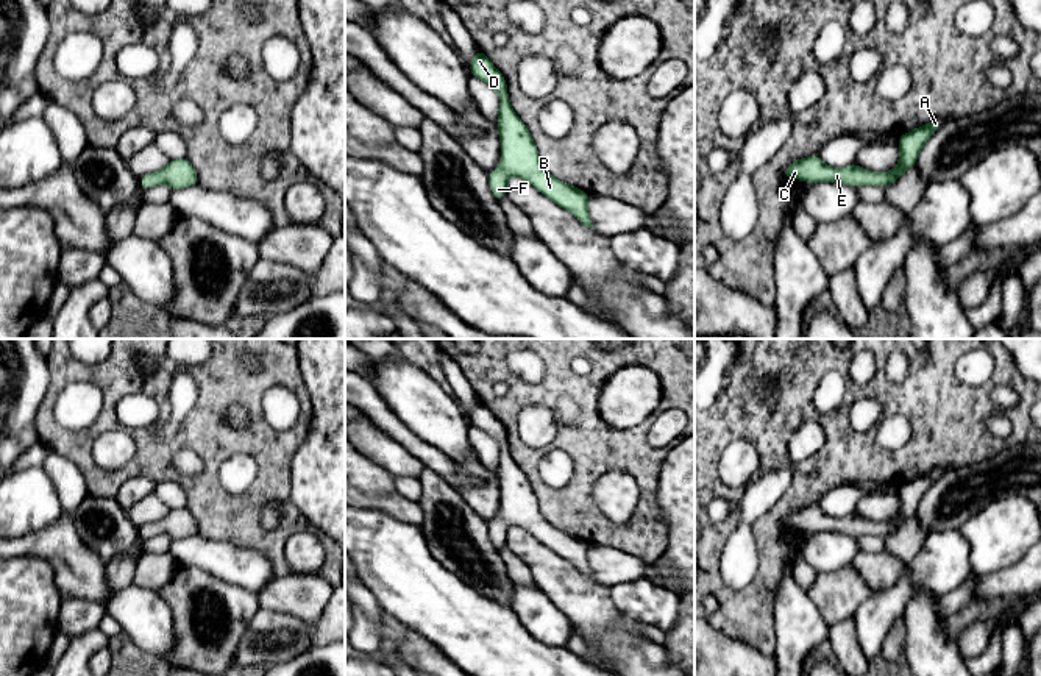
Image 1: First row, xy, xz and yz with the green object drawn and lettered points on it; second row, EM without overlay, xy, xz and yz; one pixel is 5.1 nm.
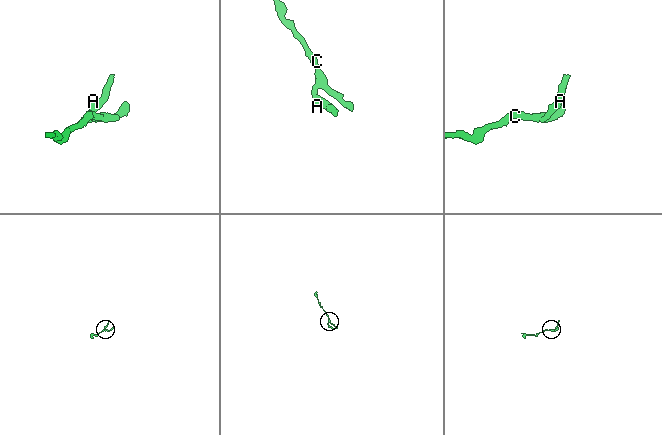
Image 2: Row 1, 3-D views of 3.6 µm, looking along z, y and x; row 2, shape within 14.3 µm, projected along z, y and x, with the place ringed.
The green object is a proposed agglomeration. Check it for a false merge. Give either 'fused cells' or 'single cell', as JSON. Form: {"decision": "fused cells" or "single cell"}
{"decision": "single cell"}

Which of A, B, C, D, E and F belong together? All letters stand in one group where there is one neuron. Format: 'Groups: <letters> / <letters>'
Groups: A B C D E F

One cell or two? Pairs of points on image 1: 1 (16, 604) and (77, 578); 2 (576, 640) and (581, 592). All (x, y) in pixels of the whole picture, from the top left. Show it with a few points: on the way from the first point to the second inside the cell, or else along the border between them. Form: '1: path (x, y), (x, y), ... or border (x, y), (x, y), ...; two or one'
1: border (36, 556), (41, 556), (52, 565), (61, 598); two
2: border (576, 631), (584, 637); two

